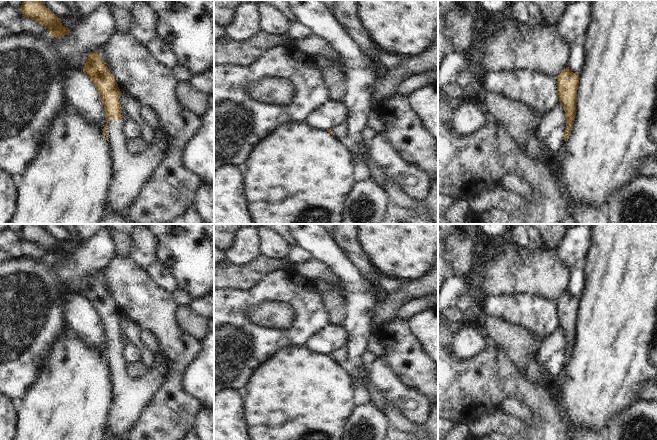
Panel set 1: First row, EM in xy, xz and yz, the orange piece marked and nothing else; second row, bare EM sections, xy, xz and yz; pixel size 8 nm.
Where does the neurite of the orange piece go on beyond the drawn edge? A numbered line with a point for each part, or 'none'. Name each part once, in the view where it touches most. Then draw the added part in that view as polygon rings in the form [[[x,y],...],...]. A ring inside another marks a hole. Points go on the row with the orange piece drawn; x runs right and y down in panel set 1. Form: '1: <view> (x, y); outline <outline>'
1: xy (130, 171); outline [[[124,120],[108,122],[109,154],[112,161],[112,177],[107,203],[115,213],[126,212],[131,206],[152,171],[166,154],[165,134],[159,127],[153,141],[139,154],[132,154],[126,147],[128,140],[122,131]]]

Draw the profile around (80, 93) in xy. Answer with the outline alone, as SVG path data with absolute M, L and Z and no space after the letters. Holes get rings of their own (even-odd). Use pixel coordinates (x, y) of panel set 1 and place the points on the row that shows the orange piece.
M73 69L64 77L63 88L70 109L103 130L107 123L104 105L87 75L79 69Z

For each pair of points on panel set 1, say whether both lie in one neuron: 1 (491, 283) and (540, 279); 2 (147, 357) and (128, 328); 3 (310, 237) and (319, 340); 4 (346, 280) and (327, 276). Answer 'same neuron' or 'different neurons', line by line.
1: same neuron
2: same neuron
3: different neurons
4: different neurons

